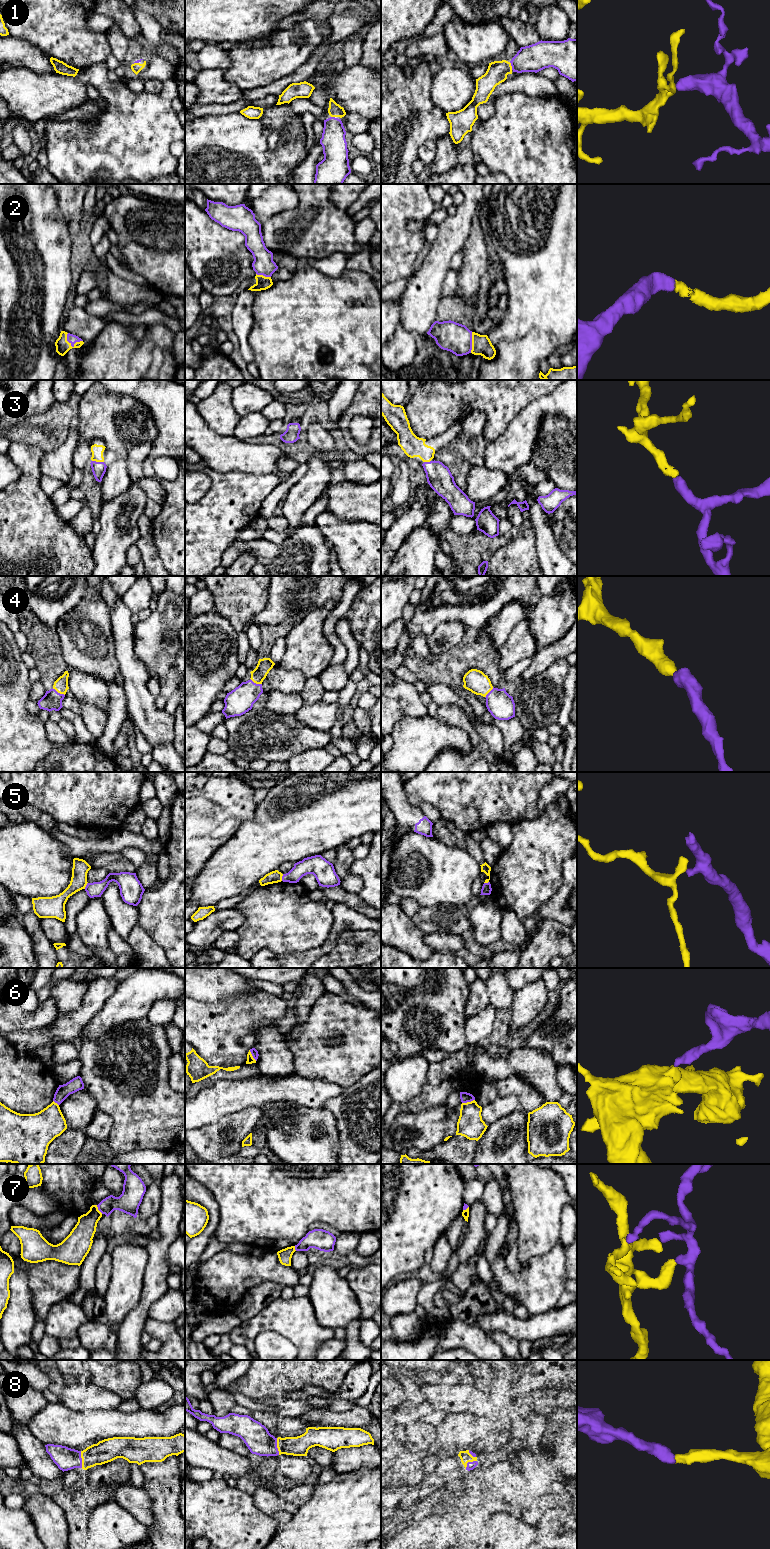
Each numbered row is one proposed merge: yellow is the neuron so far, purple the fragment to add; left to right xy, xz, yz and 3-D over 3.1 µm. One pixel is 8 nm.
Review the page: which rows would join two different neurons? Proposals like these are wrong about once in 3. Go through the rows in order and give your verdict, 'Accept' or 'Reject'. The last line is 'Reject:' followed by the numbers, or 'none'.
1: Accept
2: Accept
3: Accept
4: Accept
5: Reject
6: Reject
7: Reject
8: Accept
Reject: 5, 6, 7

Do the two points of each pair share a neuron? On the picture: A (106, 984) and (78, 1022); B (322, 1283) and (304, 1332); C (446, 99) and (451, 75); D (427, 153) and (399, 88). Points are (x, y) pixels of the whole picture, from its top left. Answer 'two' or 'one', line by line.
A: one
B: two
C: one
D: two

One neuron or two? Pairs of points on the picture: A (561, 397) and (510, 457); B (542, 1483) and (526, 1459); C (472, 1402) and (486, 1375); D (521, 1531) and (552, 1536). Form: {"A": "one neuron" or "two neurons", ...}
{"A": "one neuron", "B": "one neuron", "C": "two neurons", "D": "two neurons"}

